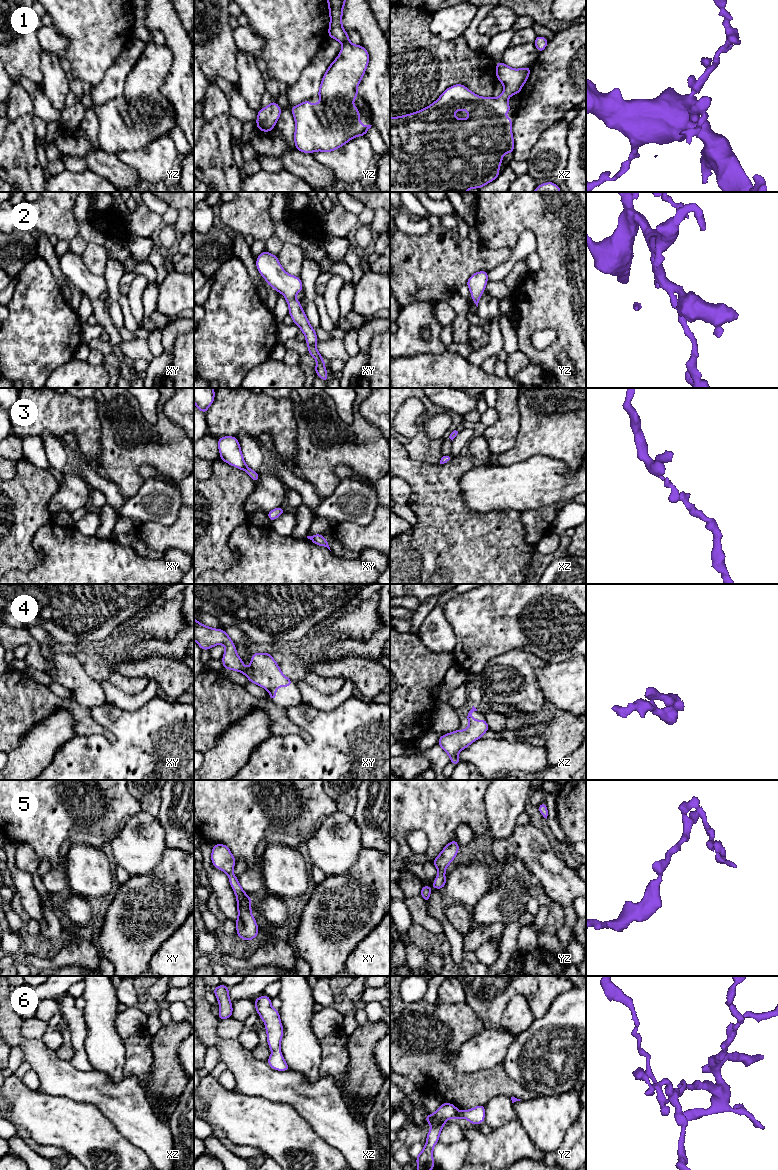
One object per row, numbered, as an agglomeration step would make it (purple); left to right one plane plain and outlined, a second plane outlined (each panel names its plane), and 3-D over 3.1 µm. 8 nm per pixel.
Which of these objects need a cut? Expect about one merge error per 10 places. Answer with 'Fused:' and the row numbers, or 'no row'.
Fused: no row

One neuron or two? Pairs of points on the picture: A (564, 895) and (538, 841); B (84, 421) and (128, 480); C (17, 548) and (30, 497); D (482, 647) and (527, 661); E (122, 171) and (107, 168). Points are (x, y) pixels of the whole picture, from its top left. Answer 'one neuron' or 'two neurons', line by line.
A: one neuron
B: two neurons
C: one neuron
D: two neurons
E: one neuron

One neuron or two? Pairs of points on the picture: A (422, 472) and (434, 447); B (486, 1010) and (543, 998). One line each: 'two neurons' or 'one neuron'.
A: two neurons
B: one neuron

